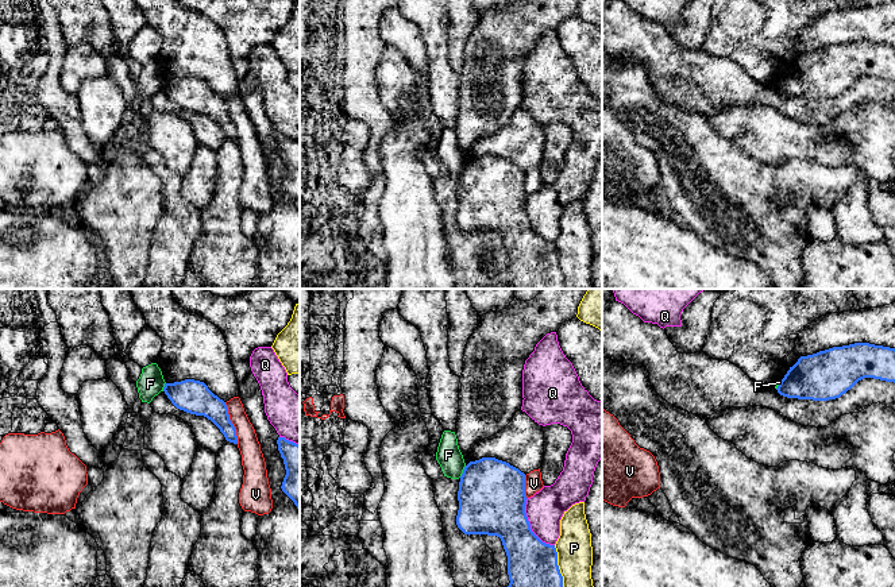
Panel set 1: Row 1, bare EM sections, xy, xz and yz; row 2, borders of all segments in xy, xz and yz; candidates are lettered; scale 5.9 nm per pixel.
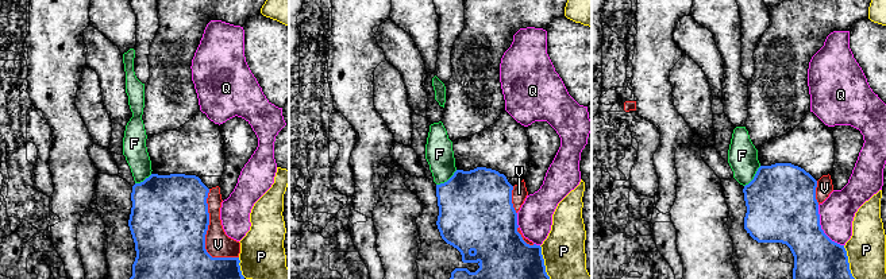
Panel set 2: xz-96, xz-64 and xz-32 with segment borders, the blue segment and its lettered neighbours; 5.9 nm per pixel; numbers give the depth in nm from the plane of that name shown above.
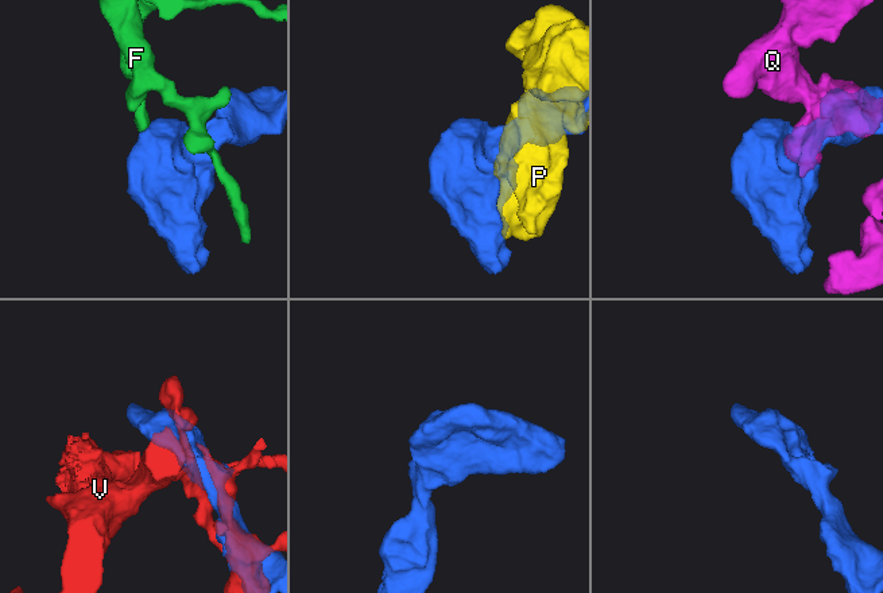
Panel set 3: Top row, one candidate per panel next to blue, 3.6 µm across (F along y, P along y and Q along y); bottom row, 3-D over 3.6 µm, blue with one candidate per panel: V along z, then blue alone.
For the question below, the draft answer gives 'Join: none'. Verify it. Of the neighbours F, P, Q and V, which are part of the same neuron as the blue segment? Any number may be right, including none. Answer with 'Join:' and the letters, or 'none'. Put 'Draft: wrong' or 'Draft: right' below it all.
Join: none
Draft: right

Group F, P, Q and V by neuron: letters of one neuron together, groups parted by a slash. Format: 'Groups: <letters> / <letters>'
Groups: F V / P / Q

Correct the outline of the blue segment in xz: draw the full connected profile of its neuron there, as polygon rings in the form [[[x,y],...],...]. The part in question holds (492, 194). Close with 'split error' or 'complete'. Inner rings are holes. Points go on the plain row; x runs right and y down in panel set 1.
[[[495,155],[470,159],[460,174],[456,223],[464,232],[487,232],[501,236],[508,254],[509,283],[501,289],[563,289],[555,243],[543,240],[531,227],[525,211],[525,171]]]; complete

